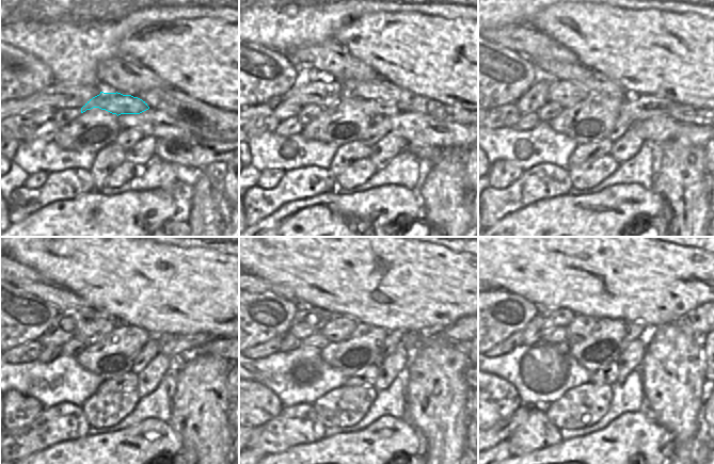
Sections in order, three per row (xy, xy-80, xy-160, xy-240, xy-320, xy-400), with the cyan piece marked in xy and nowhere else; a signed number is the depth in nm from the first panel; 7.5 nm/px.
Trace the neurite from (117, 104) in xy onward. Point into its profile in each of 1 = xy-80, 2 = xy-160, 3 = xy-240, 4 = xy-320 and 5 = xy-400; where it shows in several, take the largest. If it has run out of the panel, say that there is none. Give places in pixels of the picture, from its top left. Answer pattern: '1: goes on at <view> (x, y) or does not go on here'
1: goes on at xy-80 (376, 108)
2: goes on at xy-160 (636, 107)
3: goes on at xy-240 (175, 346)
4: goes on at xy-320 (456, 331)
5: goes on at xy-400 (695, 319)

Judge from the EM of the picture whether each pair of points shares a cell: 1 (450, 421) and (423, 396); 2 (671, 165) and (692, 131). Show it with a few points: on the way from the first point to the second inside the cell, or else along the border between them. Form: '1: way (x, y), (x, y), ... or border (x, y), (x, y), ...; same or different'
1: way (443, 414), (430, 397); same
2: border (662, 143), (681, 142), (700, 143), (702, 145); different

